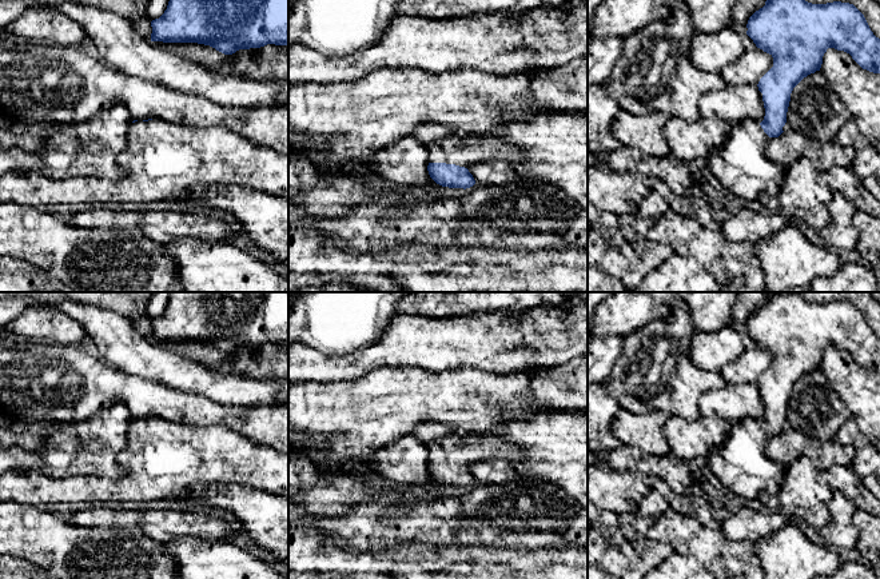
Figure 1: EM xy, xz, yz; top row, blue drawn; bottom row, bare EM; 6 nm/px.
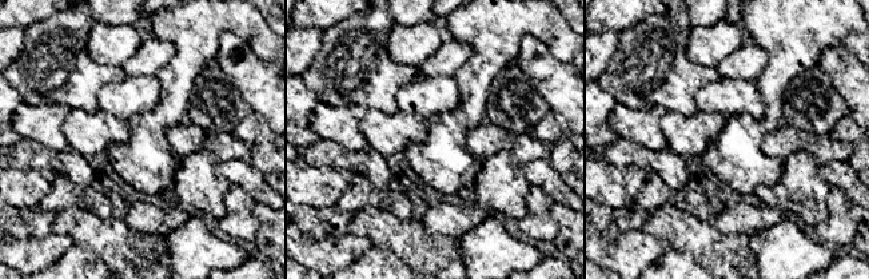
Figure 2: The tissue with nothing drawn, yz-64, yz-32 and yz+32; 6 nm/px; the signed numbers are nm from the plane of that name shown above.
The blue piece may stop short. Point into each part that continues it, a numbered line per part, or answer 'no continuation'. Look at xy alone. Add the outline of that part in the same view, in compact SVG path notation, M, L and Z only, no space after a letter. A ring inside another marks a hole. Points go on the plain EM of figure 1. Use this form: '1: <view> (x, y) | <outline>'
1: xy (162, 459) | M160 418L135 420L128 428L126 447L118 452L118 464L124 470L119 479L49 478L36 471L8 471L0 475L0 503L43 507L92 500L190 499L198 486L215 483L256 488L288 502L288 454L255 444L223 426L192 426Z

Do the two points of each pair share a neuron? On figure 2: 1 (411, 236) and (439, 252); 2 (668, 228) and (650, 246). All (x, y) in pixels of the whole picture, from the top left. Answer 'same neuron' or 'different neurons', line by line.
1: same neuron
2: different neurons

